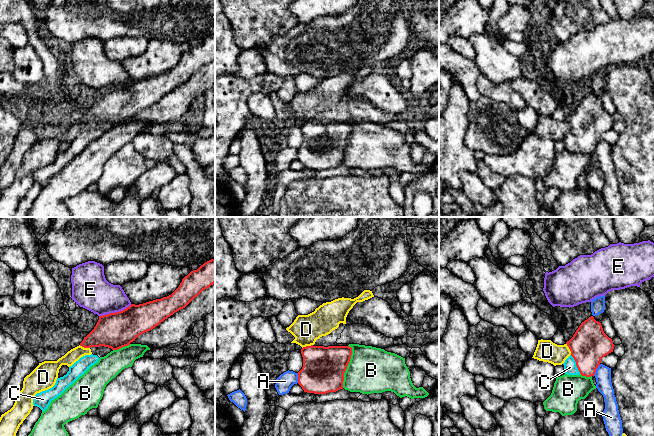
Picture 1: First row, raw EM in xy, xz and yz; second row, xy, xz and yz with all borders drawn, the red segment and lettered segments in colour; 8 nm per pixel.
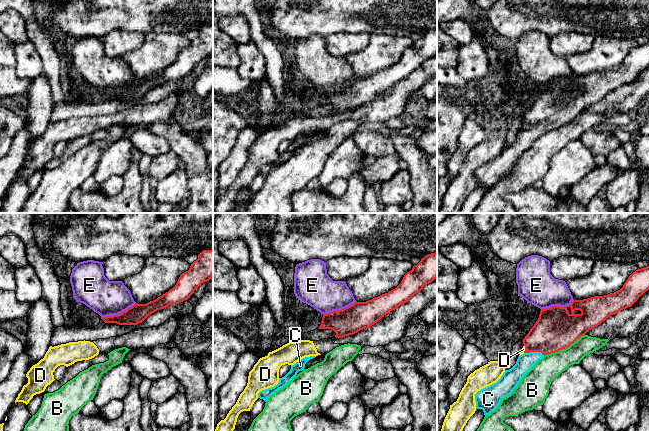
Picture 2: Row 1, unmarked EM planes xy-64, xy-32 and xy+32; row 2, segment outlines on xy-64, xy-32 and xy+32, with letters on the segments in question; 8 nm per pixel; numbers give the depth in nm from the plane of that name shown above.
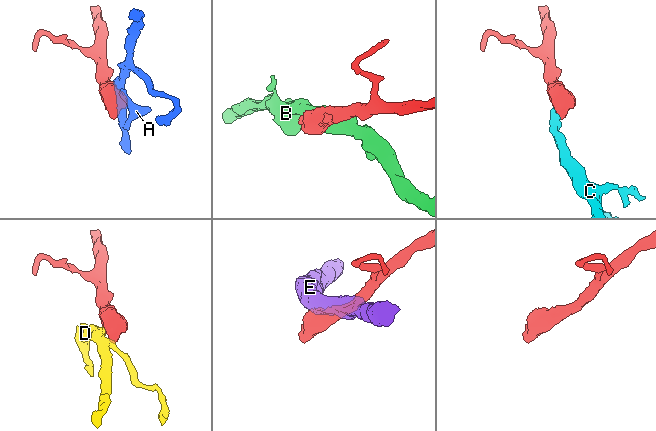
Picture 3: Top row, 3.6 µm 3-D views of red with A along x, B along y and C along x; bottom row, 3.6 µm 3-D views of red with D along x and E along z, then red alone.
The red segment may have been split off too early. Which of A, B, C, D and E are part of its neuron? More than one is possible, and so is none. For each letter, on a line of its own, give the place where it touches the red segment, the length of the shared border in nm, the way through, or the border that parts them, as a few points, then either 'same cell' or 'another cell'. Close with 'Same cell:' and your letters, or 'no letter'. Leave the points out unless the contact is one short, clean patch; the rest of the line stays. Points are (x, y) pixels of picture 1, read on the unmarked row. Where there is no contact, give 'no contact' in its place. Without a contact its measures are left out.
A: yz (595, 146) | 110 nm | another cell
B: xz (347, 141) | 340 nm | another cell
C: yz (576, 140) | 170 nm | across yz (589, 120), (586, 130), (576, 140), (570, 144) | same cell
D: yz (569, 124) | 100 nm | along yz (566, 119), (571, 130) | another cell
E: xy (115, 88) | 280 nm | along xy (131, 80), (119, 87), (99, 92) | another cell
Same cell: C

